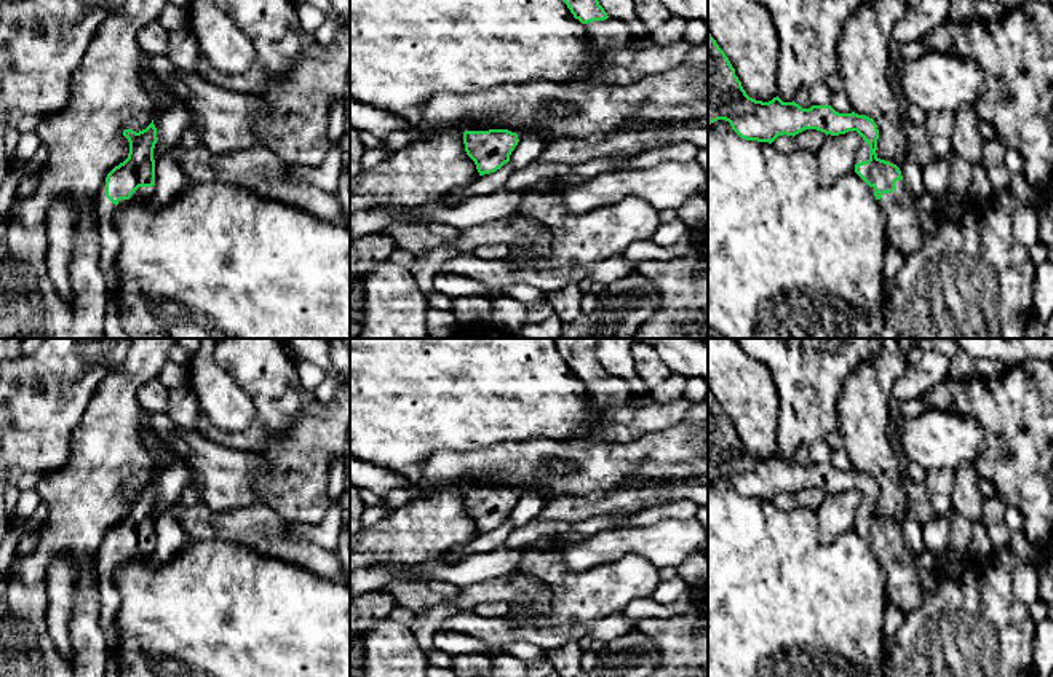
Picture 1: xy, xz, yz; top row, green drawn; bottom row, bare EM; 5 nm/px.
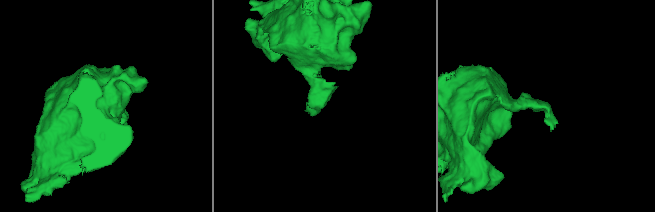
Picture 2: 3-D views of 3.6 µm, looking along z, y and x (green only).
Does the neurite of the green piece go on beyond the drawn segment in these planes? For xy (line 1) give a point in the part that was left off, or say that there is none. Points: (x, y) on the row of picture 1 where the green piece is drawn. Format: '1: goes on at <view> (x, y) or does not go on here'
1: goes on at xy (106, 209)

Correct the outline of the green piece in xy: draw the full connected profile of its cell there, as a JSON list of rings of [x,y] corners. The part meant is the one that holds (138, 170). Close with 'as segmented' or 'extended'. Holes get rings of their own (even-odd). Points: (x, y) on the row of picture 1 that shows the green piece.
[[[153,120],[139,133],[125,129],[123,136],[129,142],[128,158],[107,174],[105,184],[96,195],[99,268],[105,276],[113,273],[121,244],[113,222],[117,211],[131,201],[150,201],[155,192],[153,148],[158,137]]]; extended

